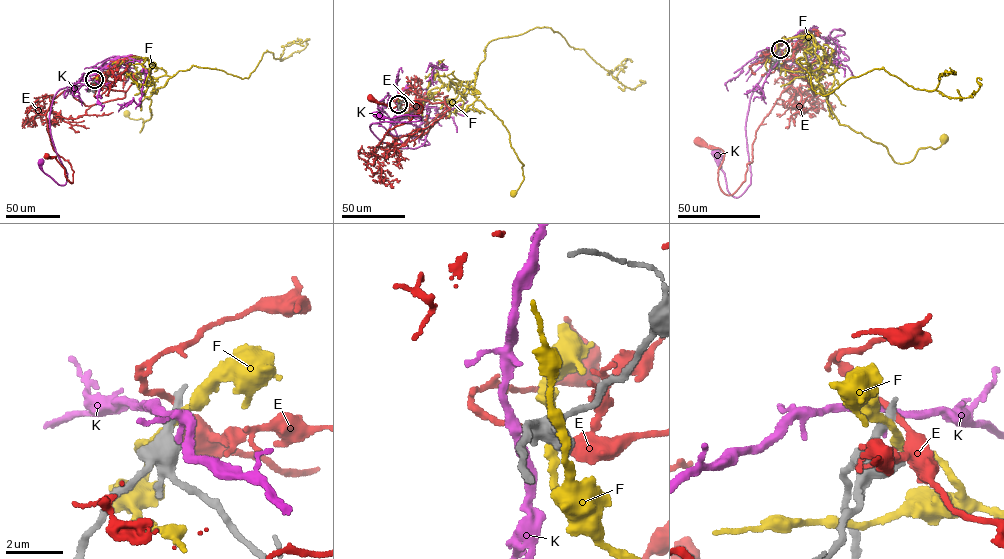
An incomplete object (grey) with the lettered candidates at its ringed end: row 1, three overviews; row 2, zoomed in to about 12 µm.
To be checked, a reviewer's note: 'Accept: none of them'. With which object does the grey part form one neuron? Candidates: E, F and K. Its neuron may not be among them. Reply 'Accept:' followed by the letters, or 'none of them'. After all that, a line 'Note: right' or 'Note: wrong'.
Accept: none of them
Note: right

